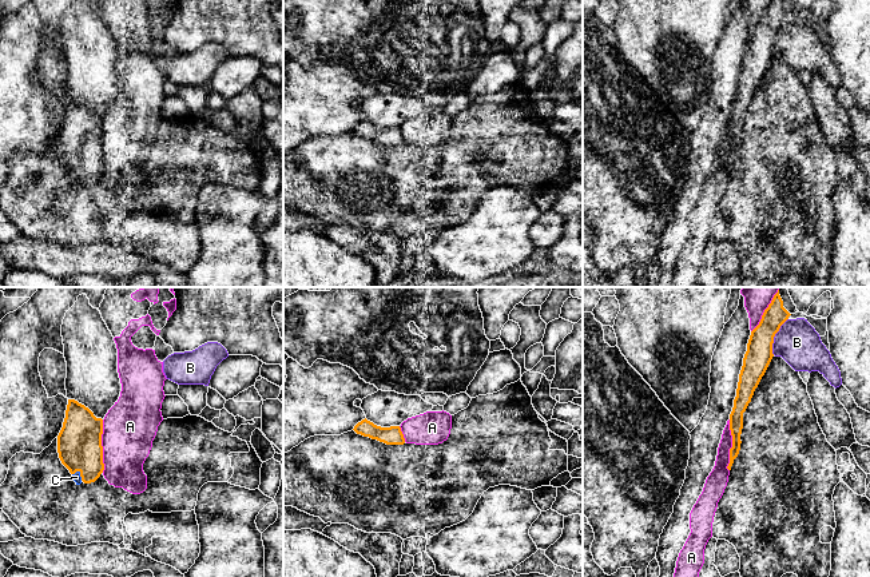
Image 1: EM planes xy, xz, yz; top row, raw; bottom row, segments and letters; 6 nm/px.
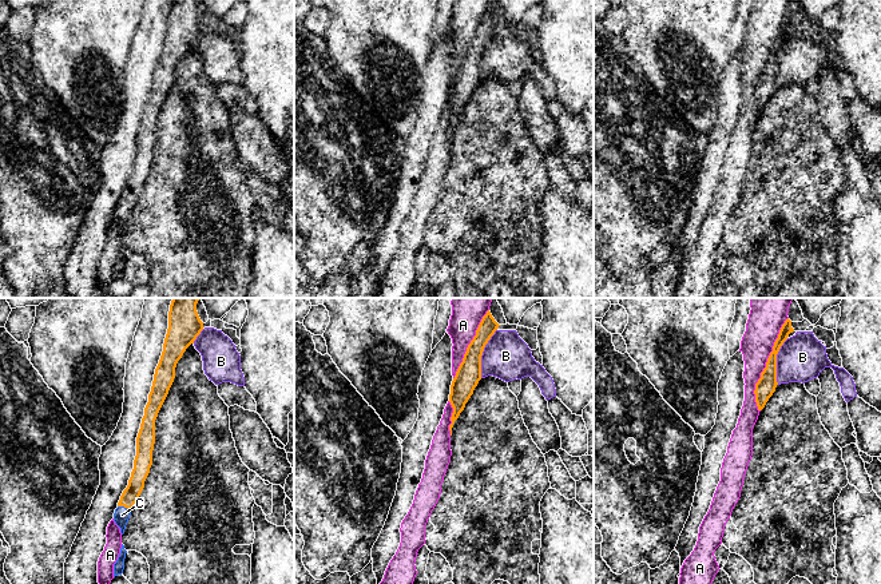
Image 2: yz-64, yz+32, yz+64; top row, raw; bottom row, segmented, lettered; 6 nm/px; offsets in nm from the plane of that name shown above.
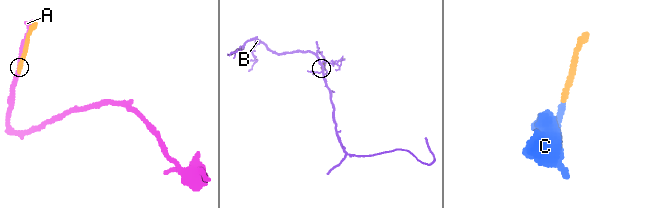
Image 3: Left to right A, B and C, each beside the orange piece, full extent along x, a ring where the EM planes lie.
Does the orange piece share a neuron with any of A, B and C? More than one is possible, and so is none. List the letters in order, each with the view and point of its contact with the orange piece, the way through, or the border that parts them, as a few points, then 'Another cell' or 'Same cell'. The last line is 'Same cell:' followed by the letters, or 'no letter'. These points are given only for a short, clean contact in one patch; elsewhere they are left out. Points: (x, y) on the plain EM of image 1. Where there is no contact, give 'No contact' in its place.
A: Touches orange at xy (102, 147). Another cell
B: Touches orange at yz (774, 36). Another cell
C: Touches orange at xy (80, 174). Path across: xy (79, 143), (80, 174), (76, 178). Same cell
Same cell: C

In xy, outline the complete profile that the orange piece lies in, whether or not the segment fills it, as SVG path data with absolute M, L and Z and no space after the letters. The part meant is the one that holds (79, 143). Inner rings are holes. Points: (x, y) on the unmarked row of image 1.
M68 100L57 154L76 186L95 183L104 171L103 120L75 100Z

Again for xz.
M366 119L358 123L354 130L357 135L377 140L386 146L404 146L405 139L400 127L381 128Z

